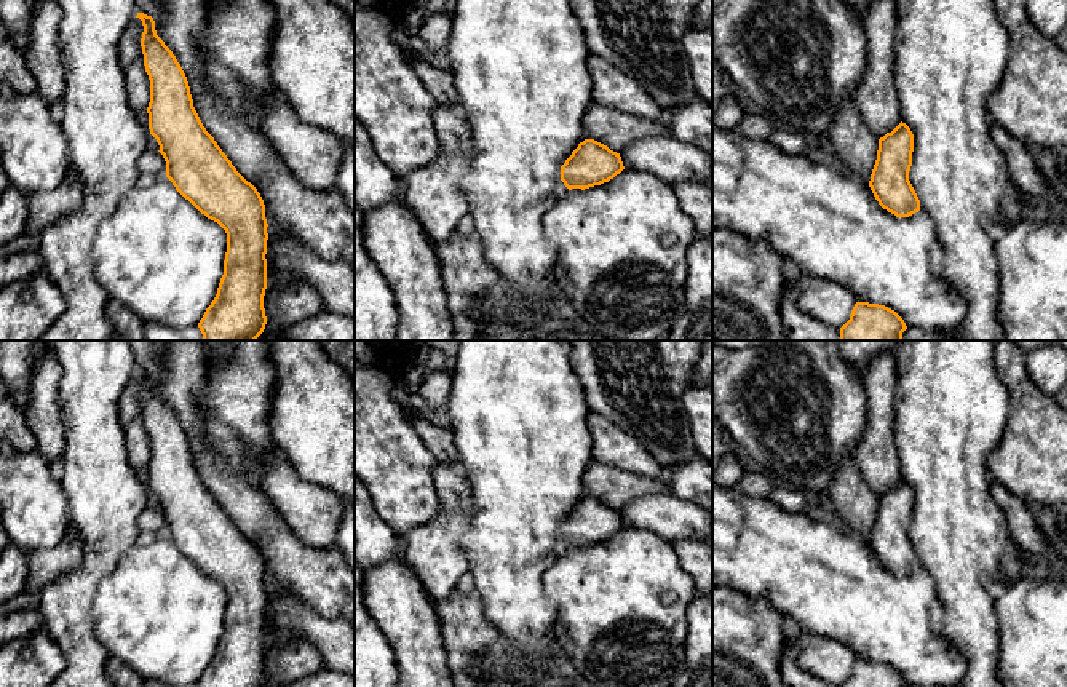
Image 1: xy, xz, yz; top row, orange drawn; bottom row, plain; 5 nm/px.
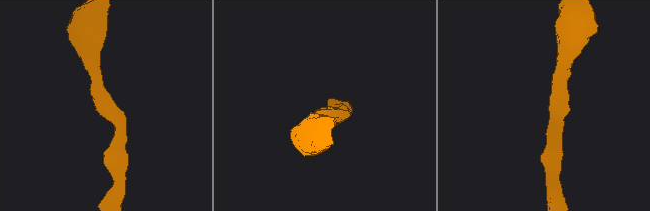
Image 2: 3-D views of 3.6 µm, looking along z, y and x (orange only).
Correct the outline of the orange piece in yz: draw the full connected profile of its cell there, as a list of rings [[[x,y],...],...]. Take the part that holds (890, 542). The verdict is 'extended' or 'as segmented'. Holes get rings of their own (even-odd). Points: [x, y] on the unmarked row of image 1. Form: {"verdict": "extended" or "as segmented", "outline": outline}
{"verdict": "extended", "outline": [[[899,340],[894,393],[894,441],[902,479],[879,497],[869,545],[879,562],[896,575],[926,570],[944,610],[944,633],[963,652],[966,676],[960,687],[1002,687],[998,682],[1000,633],[995,604],[982,580],[1024,577],[1024,551],[1011,538],[1006,518],[989,492],[987,457],[1002,439],[1009,396],[995,374],[994,340]]]}

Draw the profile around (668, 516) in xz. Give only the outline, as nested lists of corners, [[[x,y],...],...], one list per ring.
[[[672,494],[639,497],[629,502],[620,514],[625,527],[652,530],[672,543],[712,540],[712,511]]]

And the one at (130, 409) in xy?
[[[134,375],[118,403],[118,419],[125,431],[128,460],[134,470],[147,468],[150,460],[150,438],[145,430],[141,404],[142,390],[142,379]]]

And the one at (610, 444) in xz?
[[[589,412],[588,428],[593,436],[593,460],[642,476],[666,476],[658,460],[639,443],[639,439],[623,431],[604,415]]]

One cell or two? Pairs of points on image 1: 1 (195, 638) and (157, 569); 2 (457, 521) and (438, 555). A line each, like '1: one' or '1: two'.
1: one
2: one

